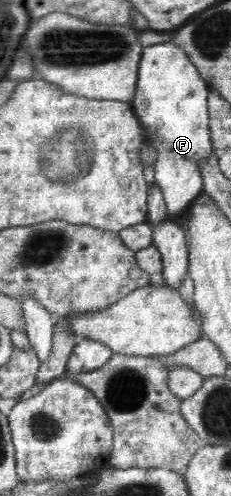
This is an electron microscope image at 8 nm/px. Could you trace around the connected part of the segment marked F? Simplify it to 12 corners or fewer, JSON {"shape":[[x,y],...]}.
{"shape":[[172,42],[143,48],[133,111],[168,217],[201,195],[209,87]]}

